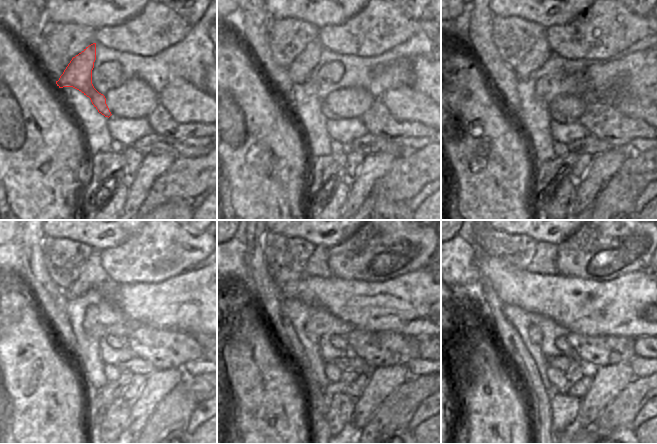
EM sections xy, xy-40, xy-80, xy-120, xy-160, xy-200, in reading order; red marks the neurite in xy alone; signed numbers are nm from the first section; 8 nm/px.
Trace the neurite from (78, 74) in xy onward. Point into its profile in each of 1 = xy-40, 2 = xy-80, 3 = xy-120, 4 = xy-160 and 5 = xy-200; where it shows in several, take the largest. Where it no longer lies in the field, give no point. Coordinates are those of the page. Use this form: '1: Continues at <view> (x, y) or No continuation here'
1: Continues at xy-40 (300, 70)
2: Continues at xy-80 (540, 52)
3: Continues at xy-120 (92, 275)
4: Continues at xy-160 (317, 266)
5: Continues at xy-200 (543, 262)

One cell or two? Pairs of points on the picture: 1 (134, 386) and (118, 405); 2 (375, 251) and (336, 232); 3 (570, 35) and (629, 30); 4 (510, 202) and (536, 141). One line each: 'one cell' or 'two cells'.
1: two cells
2: two cells
3: one cell
4: two cells

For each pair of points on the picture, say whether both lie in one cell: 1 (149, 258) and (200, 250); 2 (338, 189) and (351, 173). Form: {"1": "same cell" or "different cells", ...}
{"1": "same cell", "2": "different cells"}

